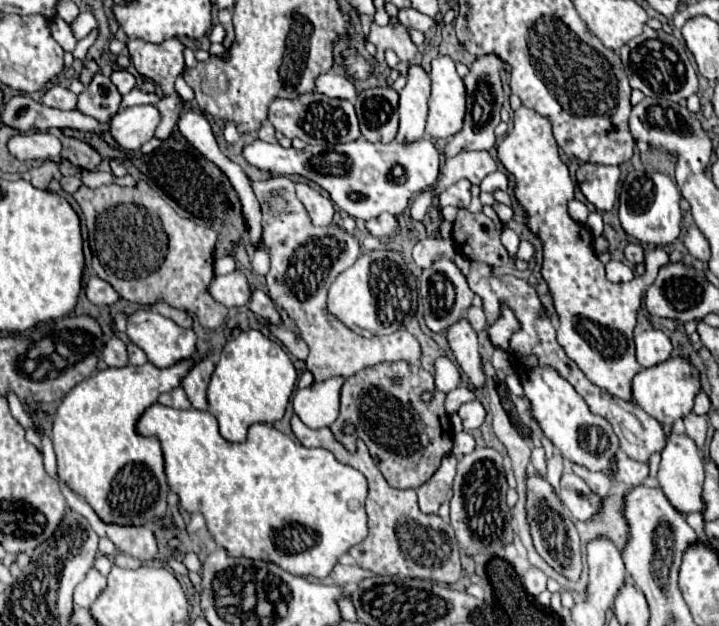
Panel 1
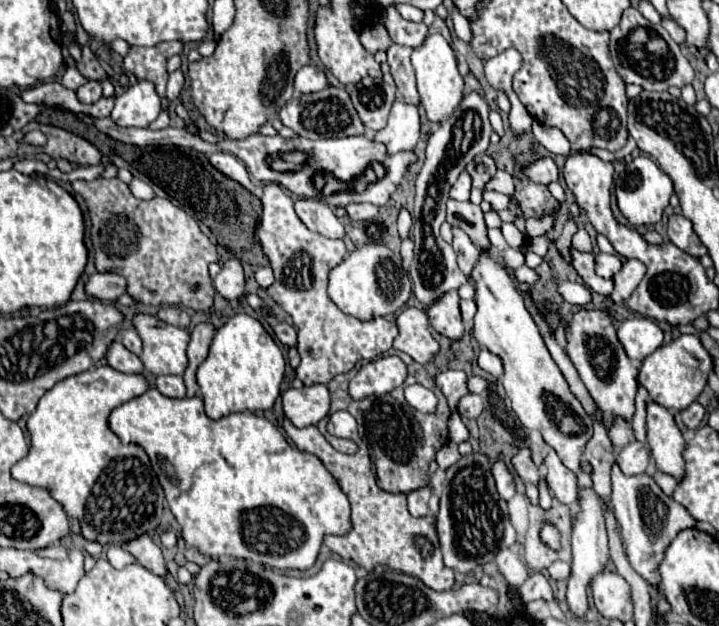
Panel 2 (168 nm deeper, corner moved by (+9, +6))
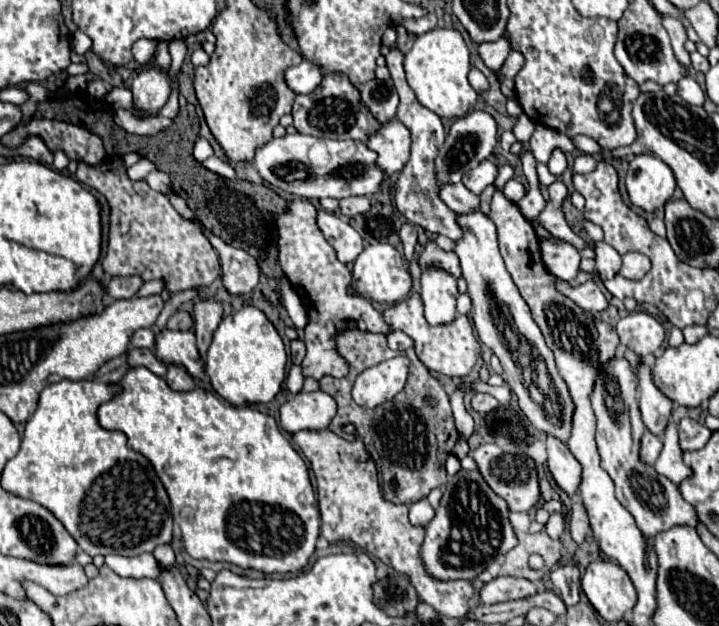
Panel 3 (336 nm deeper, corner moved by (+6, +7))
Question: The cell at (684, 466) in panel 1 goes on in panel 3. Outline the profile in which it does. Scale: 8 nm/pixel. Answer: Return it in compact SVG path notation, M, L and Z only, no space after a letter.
M641 357L639 369L637 369L637 381L639 381L639 391L641 391L639 407L641 407L643 423L647 425L649 431L661 435L671 417L673 401L657 389L657 385L653 383L653 377L651 377L651 367L649 367L649 363L643 361L643 357Z

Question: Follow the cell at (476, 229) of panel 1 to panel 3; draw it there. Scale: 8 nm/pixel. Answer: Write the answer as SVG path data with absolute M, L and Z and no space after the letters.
M463 183L443 185L441 201L455 213L467 213L467 209L475 209L475 205L479 205L479 197L473 195Z

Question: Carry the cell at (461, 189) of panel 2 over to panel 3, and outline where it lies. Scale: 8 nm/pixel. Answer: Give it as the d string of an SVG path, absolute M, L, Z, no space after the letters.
M485 159L471 173L467 173L463 177L463 183L467 185L467 189L471 189L475 195L479 195L487 185L493 185L495 179L497 179L497 165L489 159Z

